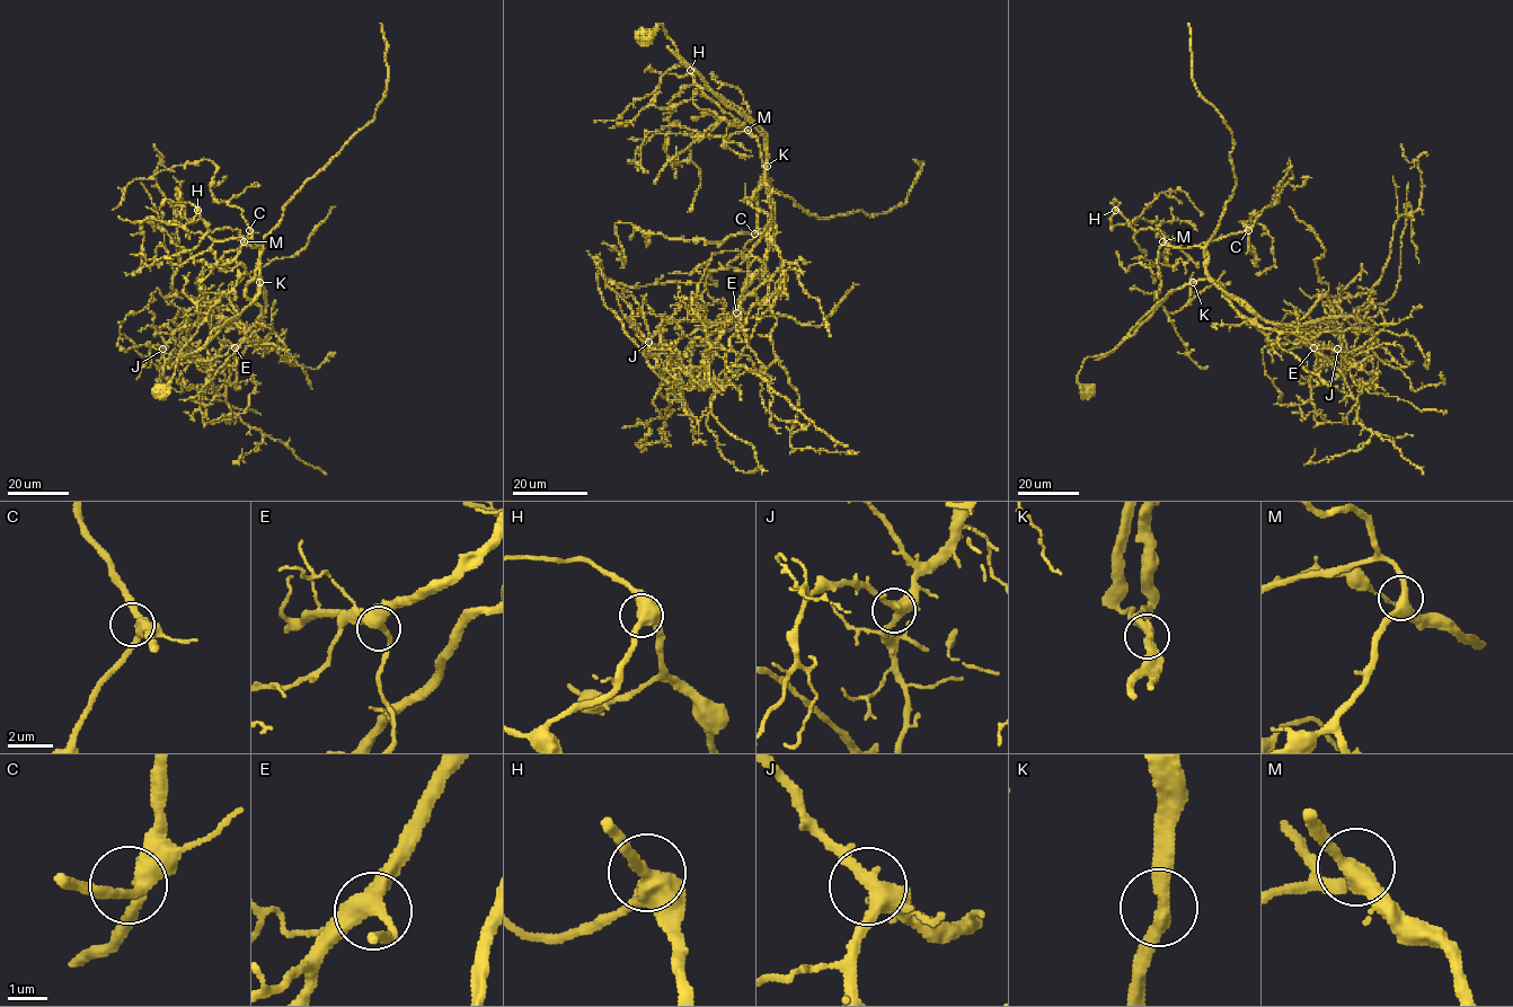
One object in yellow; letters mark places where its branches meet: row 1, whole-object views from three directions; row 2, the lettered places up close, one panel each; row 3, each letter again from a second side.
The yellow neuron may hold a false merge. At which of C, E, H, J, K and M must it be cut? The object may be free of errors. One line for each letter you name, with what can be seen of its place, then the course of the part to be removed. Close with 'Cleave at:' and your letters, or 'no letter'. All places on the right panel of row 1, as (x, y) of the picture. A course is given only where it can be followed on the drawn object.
K: place (1193, 282); course (1194, 282), (1221, 285), (1265, 333), (1326, 297), (1346, 360), (1377, 355), (1320, 354), (1284, 330), (1298, 309)
Cleave at: K

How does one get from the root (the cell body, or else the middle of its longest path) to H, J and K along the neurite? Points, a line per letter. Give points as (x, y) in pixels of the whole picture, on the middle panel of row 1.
H: (646, 37), (662, 25), (710, 90), (758, 130), (766, 153), (762, 184), (758, 140), (704, 94), (690, 70)
J: (646, 37), (662, 25), (710, 90), (764, 138), (775, 227), (764, 264), (706, 365), (679, 367), (648, 342)
K: (646, 37), (656, 25), (663, 26), (678, 54), (710, 90), (745, 117), (764, 138), (766, 167)

